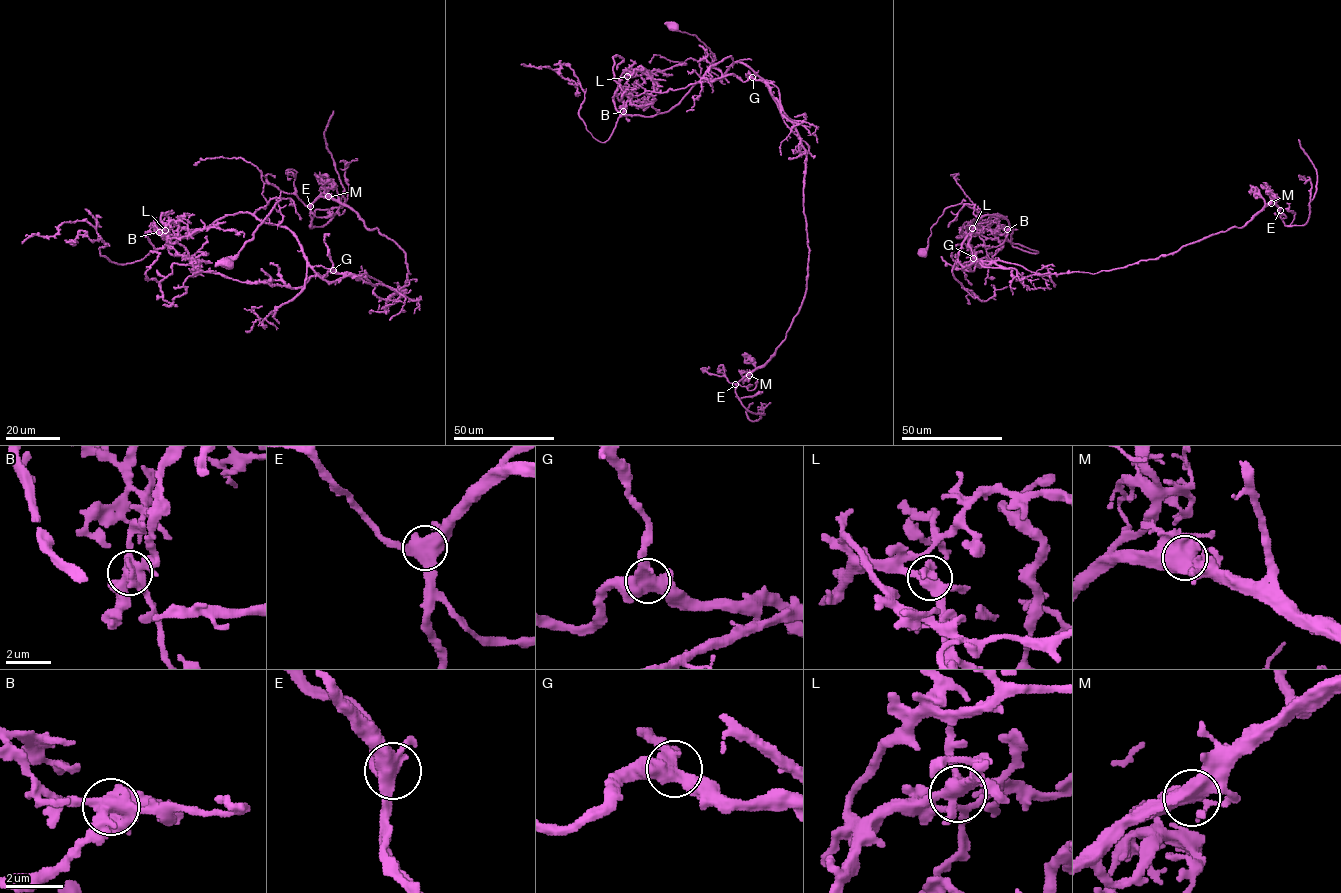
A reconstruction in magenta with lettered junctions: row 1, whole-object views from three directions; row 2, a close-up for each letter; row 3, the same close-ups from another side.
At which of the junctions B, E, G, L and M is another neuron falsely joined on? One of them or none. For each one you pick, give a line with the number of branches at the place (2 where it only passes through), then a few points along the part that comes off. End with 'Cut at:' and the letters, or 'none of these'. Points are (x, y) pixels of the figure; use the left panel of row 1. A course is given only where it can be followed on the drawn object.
B: Branches: 5. Course of the part to remove: (160, 232), (242, 282), (405, 292), (405, 253), (347, 206), (319, 197), (310, 227), (344, 194), (333, 111)
Cut at: B

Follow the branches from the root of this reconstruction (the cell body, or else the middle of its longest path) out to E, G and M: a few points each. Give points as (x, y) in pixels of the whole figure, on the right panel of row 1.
E: (922, 252), (961, 203), (980, 215), (963, 266), (1056, 274), (1156, 259), (1280, 210)
G: (922, 252), (943, 211), (964, 203), (980, 217), (958, 260), (967, 266), (973, 258)
M: (922, 252), (943, 211), (964, 203), (980, 217), (963, 266), (1096, 274), (1243, 227), (1271, 203)

